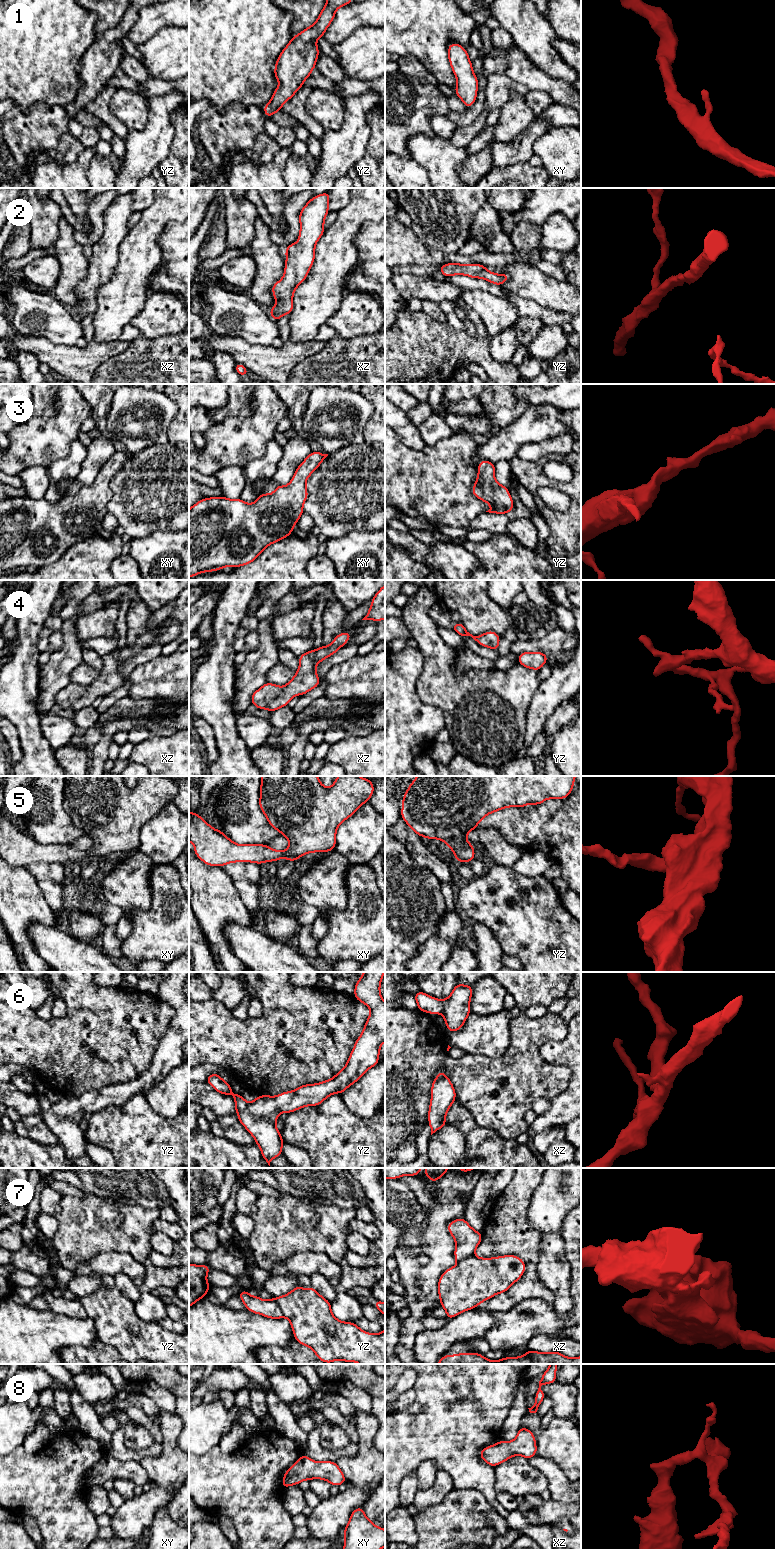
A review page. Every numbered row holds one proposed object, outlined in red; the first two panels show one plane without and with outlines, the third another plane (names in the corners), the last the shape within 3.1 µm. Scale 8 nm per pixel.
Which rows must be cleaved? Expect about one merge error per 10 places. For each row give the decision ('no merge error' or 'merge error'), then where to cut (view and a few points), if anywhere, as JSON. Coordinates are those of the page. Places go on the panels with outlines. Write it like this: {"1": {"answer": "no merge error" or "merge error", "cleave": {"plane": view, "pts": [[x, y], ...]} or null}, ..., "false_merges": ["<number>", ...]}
{"1": {"answer": "no merge error", "cleave": null}, "2": {"answer": "no merge error", "cleave": null}, "3": {"answer": "no merge error", "cleave": null}, "4": {"answer": "no merge error", "cleave": null}, "5": {"answer": "no merge error", "cleave": null}, "6": {"answer": "no merge error", "cleave": null}, "7": {"answer": "merge error", "cleave": {"plane": "yz", "pts": [[276, 1298], [283, 1316]]}}, "8": {"answer": "no merge error", "cleave": null}, "false_merges": ["7"]}

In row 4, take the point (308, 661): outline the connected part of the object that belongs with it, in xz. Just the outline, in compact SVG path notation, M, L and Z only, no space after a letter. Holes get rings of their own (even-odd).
M342 632L329 646L320 646L301 654L298 657L300 665L296 675L284 687L266 682L251 695L251 703L258 709L268 709L272 713L287 706L294 696L304 695L316 688L321 683L315 670L317 664L336 653L351 636L352 632Z

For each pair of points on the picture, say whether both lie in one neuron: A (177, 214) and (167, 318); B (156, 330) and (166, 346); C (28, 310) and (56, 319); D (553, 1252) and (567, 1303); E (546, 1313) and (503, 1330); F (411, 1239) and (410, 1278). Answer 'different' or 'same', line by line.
A: different
B: different
C: same
D: same
E: same
F: different

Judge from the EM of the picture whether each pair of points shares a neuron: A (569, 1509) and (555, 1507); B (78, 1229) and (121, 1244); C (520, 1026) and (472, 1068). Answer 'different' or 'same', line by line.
A: same
B: same
C: same

